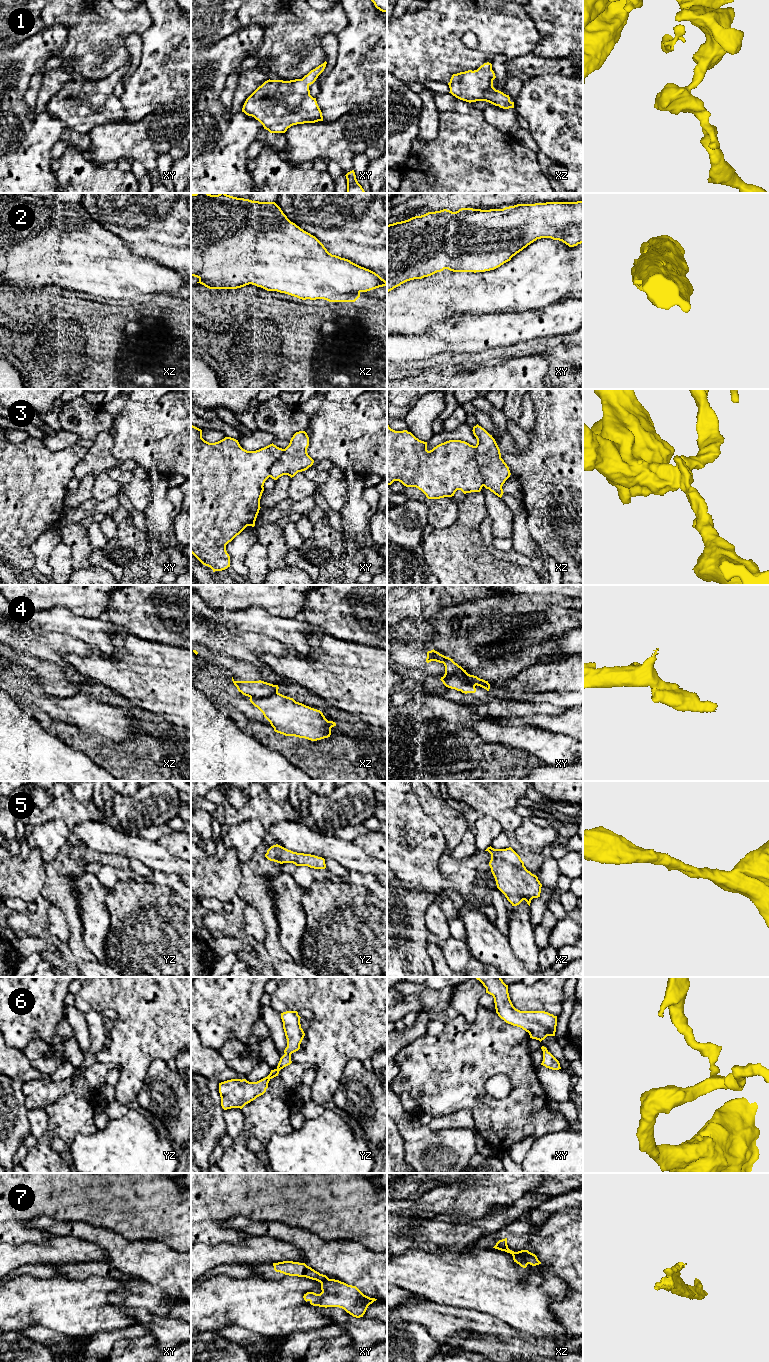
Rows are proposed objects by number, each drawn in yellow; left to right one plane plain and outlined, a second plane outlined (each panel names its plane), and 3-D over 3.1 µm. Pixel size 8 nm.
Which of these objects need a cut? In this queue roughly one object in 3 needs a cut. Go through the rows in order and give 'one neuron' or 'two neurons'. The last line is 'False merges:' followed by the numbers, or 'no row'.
1: one neuron
2: one neuron
3: two neurons
4: two neurons
5: one neuron
6: one neuron
7: two neurons
False merges: 3, 4, 7

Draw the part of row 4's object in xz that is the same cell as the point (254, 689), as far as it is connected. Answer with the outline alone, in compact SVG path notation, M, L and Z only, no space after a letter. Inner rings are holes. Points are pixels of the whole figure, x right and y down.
M232 677L232 681L234 685L237 687L238 691L243 695L248 696L250 698L266 698L271 695L278 693L278 685L273 685L264 681L235 681Z

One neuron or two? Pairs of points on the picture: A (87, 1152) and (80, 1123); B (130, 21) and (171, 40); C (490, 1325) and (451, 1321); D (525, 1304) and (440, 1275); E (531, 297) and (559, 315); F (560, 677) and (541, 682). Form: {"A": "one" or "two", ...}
{"A": "two", "B": "two", "C": "one", "D": "one", "E": "two", "F": "one"}

